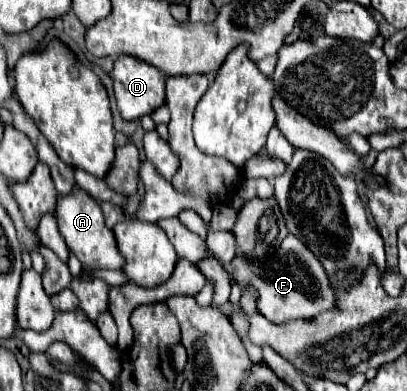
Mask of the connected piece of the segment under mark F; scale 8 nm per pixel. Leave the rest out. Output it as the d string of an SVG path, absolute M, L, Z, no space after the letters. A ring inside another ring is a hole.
M291 233L285 245L281 245L279 251L265 255L265 259L257 261L249 255L235 255L227 265L223 263L223 267L235 285L239 285L241 289L251 285L257 291L257 309L273 323L287 323L291 319L311 319L319 313L335 309L337 297L329 287L329 279L323 265L311 253L311 249Z

